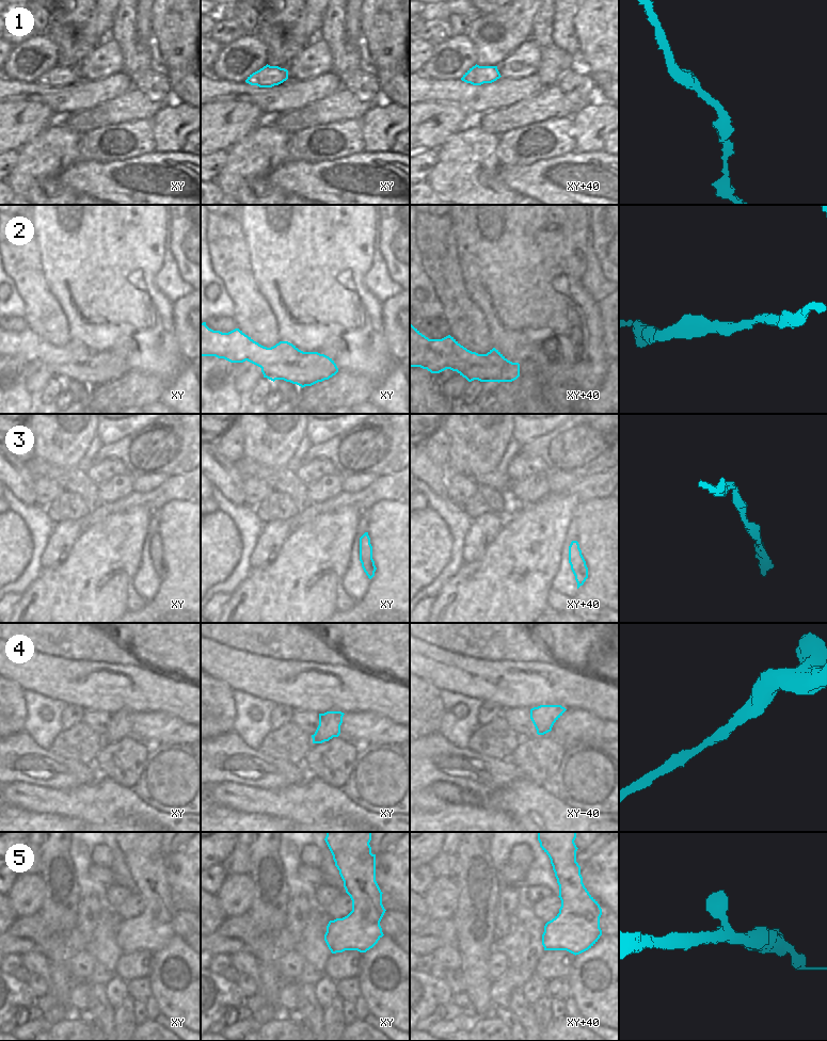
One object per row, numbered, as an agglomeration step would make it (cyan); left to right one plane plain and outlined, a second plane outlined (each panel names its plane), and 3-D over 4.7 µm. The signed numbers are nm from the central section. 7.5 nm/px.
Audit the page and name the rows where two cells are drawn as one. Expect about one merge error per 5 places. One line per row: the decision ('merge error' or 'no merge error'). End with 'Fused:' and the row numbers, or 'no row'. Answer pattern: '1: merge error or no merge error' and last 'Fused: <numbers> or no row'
1: no merge error
2: no merge error
3: no merge error
4: no merge error
5: no merge error
Fused: no row

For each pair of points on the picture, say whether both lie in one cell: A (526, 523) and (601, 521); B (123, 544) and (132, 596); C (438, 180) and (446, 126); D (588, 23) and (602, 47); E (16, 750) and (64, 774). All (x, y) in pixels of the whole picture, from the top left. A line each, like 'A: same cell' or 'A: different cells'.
A: different cells
B: different cells
C: different cells
D: same cell
E: same cell

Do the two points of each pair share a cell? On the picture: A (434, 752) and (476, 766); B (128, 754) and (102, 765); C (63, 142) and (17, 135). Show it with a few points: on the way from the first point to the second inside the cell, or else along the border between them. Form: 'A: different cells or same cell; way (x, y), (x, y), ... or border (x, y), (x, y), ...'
A: same cell; way (445, 763), (465, 766)
B: same cell; way (122, 761), (109, 763)
C: different cells; border (48, 125), (18, 148)

